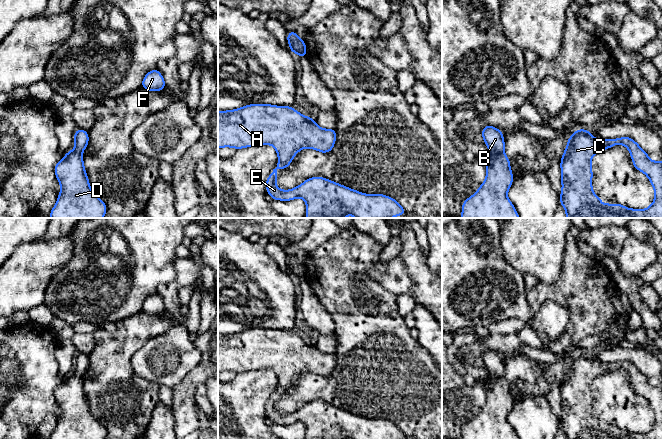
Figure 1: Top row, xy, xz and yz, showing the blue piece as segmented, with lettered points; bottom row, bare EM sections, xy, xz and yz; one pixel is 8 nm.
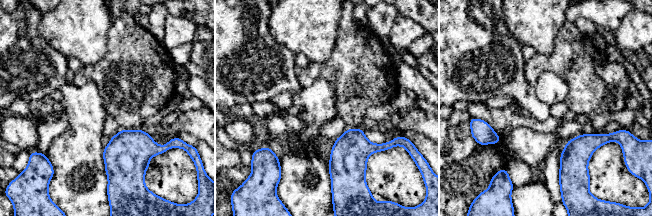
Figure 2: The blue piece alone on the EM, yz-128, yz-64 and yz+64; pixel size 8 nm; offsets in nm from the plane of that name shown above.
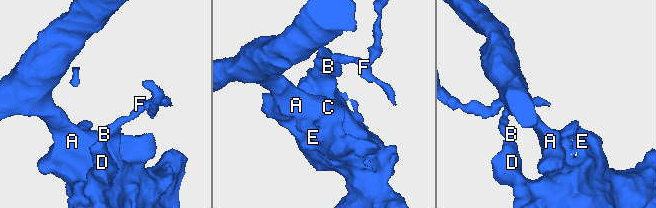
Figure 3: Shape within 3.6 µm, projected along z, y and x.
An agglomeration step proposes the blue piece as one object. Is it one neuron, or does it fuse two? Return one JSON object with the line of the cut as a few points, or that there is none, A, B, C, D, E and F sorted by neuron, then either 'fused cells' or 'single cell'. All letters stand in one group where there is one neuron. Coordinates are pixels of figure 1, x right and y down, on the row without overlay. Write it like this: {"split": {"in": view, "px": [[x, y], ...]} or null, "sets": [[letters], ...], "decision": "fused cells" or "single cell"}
{"split": {"in": "yz", "px": [[489, 375], [503, 376]]}, "sets": [["A", "C", "D", "E"], ["B", "F"]], "decision": "fused cells"}

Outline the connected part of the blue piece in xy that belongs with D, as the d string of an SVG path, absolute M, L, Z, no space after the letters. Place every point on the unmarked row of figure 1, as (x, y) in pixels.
M70 374L54 395L61 415L50 439L106 438L106 428L91 414L82 377Z

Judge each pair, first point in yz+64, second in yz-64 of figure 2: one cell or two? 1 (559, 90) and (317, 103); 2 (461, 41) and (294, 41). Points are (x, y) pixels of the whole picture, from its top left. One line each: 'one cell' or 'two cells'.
1: one cell
2: two cells

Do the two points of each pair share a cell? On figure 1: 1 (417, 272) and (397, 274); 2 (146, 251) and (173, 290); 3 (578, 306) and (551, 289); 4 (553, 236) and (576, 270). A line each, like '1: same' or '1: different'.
1: different
2: different
3: same
4: different

